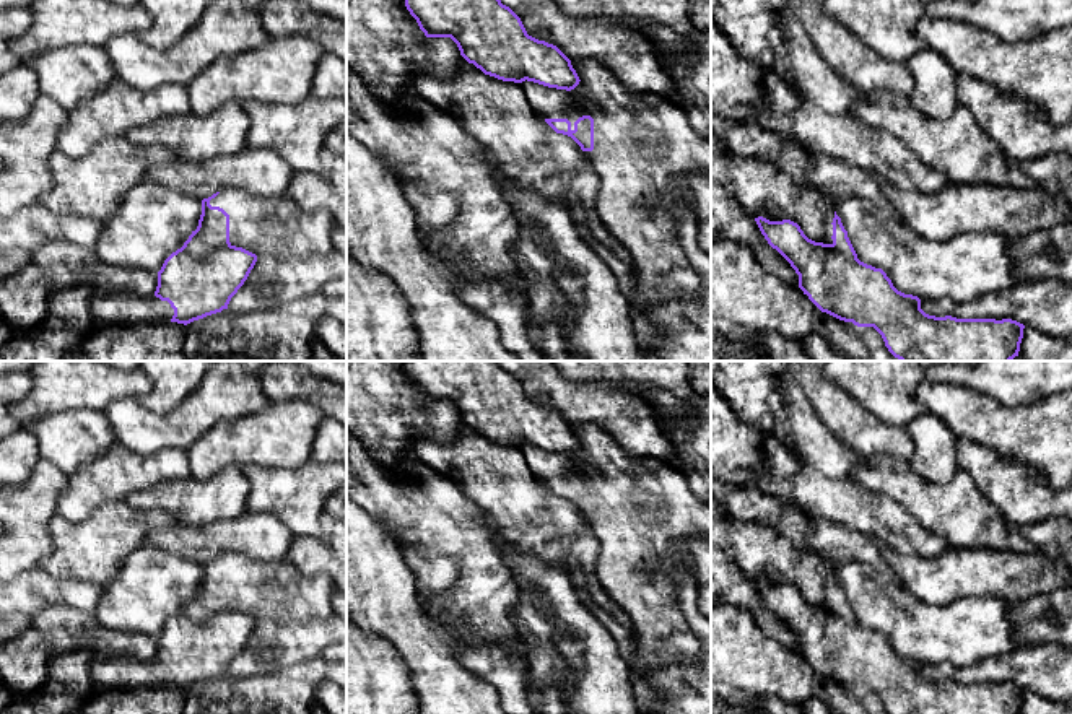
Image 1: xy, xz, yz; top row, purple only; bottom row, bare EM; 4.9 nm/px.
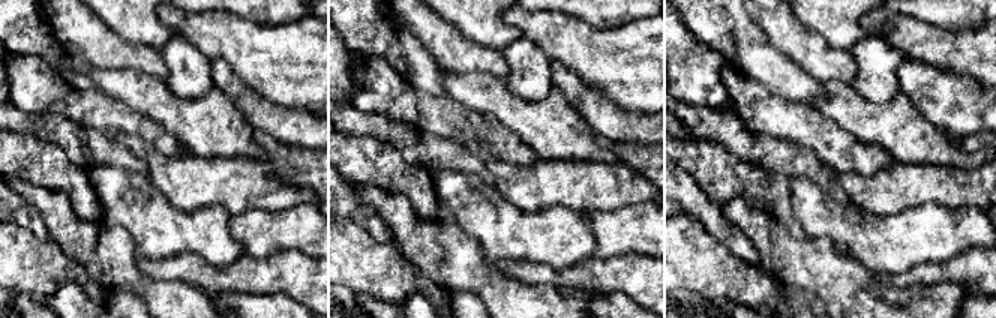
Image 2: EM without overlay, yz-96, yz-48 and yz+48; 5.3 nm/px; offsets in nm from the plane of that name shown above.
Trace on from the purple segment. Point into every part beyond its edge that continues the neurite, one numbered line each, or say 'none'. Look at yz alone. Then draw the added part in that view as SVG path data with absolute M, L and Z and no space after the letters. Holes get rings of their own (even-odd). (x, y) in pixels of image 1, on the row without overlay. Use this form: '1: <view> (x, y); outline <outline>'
none

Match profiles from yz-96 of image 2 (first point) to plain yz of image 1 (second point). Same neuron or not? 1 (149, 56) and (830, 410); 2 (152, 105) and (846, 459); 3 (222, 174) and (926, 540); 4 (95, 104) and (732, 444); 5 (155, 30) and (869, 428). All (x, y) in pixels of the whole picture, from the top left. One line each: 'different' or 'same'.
1: same
2: different
3: different
4: different
5: different

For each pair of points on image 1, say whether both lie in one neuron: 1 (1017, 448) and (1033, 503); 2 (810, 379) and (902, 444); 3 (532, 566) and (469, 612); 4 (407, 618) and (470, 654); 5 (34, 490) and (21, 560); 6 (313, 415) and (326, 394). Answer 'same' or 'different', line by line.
1: different
2: same
3: different
4: different
5: same
6: different

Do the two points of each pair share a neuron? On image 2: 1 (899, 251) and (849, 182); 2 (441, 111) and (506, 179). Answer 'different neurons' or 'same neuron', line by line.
1: different neurons
2: different neurons

